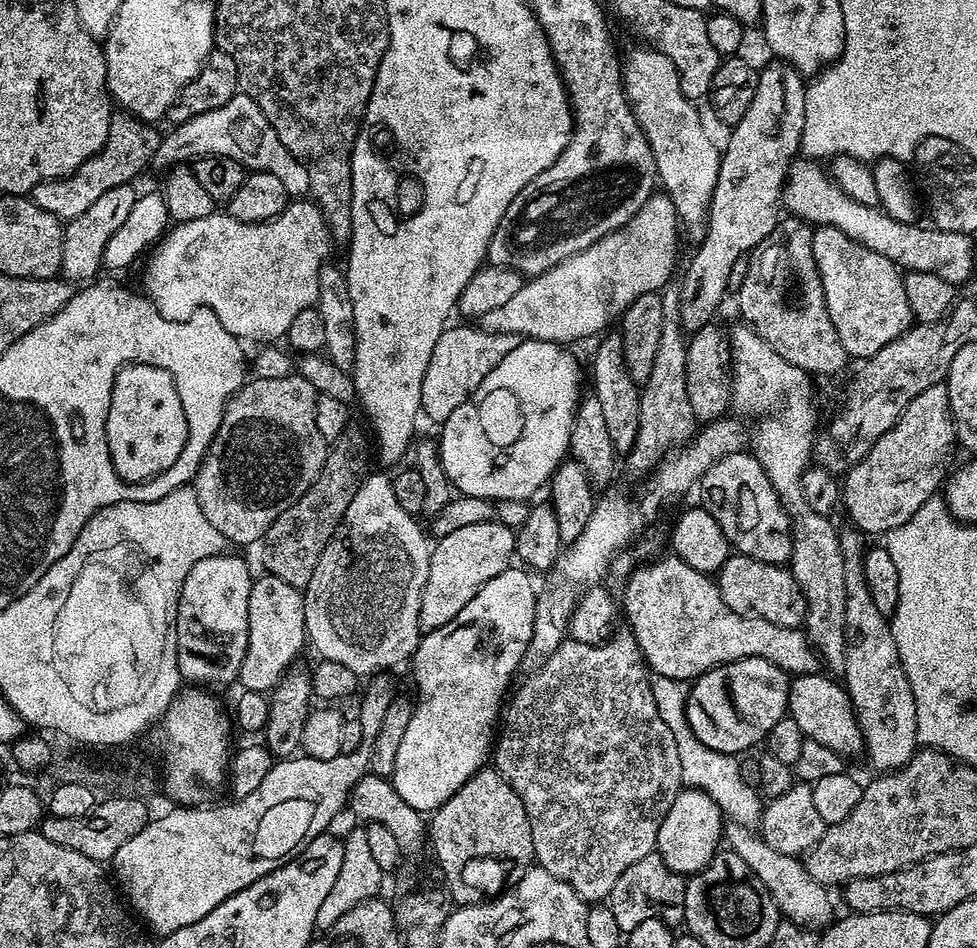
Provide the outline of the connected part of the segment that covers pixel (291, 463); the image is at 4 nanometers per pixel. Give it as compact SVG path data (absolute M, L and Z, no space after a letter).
M293 374L286 378L249 379L229 398L227 406L224 407L222 422L206 450L200 469L196 471L194 481L194 495L199 515L206 522L210 522L210 526L214 526L214 530L218 530L218 534L222 534L229 545L252 544L255 540L256 543L263 541L264 531L271 526L274 518L278 518L278 514L282 514L282 510L290 510L290 506L294 506L294 502L298 502L298 498L302 498L302 494L306 494L306 490L314 482L314 478L318 478L318 474L326 462L329 441L322 438L322 433L318 431L318 425L314 422L314 406L316 405L317 395L314 386L310 386L310 382L306 378Z

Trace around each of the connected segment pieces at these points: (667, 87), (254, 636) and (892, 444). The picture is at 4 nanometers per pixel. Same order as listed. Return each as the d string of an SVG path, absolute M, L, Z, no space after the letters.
M651 46L639 47L630 49L628 53L625 51L622 56L624 96L632 108L638 126L644 132L646 142L652 151L652 157L656 160L659 187L662 189L663 195L670 198L679 223L681 225L689 224L690 227L697 228L697 230L703 229L706 224L708 207L714 194L714 186L718 182L721 149L718 144L716 148L711 134L704 129L704 124L700 121L700 112L696 109L699 107L682 95L680 75L674 62L670 62L670 58L666 58L666 54L656 51Z
M259 575L250 590L249 640L239 671L239 687L245 692L271 693L284 673L297 663L296 655L303 648L306 648L306 633L301 589L290 586L274 575Z
M947 383L935 384L934 386L930 386L930 390L922 390L922 394L918 394L918 398L914 398L914 402L910 402L910 406L906 406L906 410L902 410L902 414L894 422L894 426L890 430L886 430L886 434L882 434L882 438L878 438L878 442L874 442L874 446L870 446L870 450L862 458L862 462L858 462L858 466L854 466L850 471L844 473L842 477L843 511L848 511L849 518L857 524L853 525L864 534L867 534L867 532L883 534L890 530L894 530L898 526L902 526L902 522L906 522L914 514L914 510L918 510L918 506L922 506L922 502L926 502L941 491L942 485L945 483L946 477L950 472L950 468L947 468L944 463L951 458L952 451L957 451L957 448L958 441L956 438L956 427L952 421Z

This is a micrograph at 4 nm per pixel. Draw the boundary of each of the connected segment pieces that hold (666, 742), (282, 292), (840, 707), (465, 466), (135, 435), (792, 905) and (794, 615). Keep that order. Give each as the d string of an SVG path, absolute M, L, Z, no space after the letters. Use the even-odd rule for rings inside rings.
M617 631L602 644L587 644L571 638L559 644L554 654L550 654L550 658L546 658L544 663L529 675L532 677L521 686L516 697L515 694L511 697L494 744L496 771L502 774L502 778L506 778L506 782L510 782L510 786L514 786L514 794L518 794L518 798L522 798L522 806L526 806L526 814L530 818L530 834L536 851L535 863L554 874L554 878L562 878L562 882L569 884L585 902L607 901L610 890L614 890L614 882L622 878L622 873L634 866L634 862L646 858L646 854L656 851L656 839L662 826L662 818L666 818L666 810L670 810L674 798L682 790L682 762L678 762L678 742L674 742L670 726L662 722L662 714L658 714L658 706L654 706L650 669L644 663L644 656L640 653L631 631L623 631Z
M296 198L285 206L282 214L278 214L274 220L260 220L257 224L247 224L241 220L236 220L223 211L217 210L211 212L206 218L198 218L194 222L186 222L185 224L176 224L151 249L150 255L147 257L148 265L144 268L144 288L149 300L153 306L160 311L162 318L167 320L188 320L200 308L208 308L218 318L218 322L222 322L222 326L226 326L226 330L230 330L230 334L234 334L236 339L241 342L249 342L253 340L256 346L268 346L273 342L280 342L287 337L290 330L290 322L294 322L294 318L298 318L298 314L302 314L302 310L313 307L318 298L318 274L320 267L329 259L328 251L334 248L334 241L326 230L326 222L322 218L322 214L318 210L318 206L308 198Z
M800 674L789 683L788 686L788 710L787 715L802 726L805 737L814 742L822 742L822 746L830 746L839 756L851 758L851 756L861 755L864 752L864 735L856 721L856 711L852 709L852 699L848 696L848 690L843 683L831 680L828 674Z
M521 339L520 344L514 346L514 350L510 350L510 354L506 354L506 358L502 358L502 362L498 362L498 366L494 366L494 370L490 370L490 374L486 374L486 378L482 378L482 386L478 386L478 390L474 390L474 394L470 394L470 398L466 398L466 402L462 402L462 406L458 406L458 410L454 410L454 414L450 414L450 418L446 418L439 425L440 465L446 474L446 478L452 483L453 489L459 495L473 496L474 498L482 498L493 502L528 499L528 501L531 501L533 499L531 496L543 484L545 487L551 481L557 466L569 455L570 426L574 426L574 414L580 404L582 395L582 389L580 389L580 364L568 352L571 351L565 345L555 344L549 340Z
M132 370L127 373L128 380L128 432L132 435L132 453L128 456L128 472L126 471L127 482L134 482L138 486L148 486L154 480L150 478L152 472L166 468L166 474L174 468L172 464L178 462L178 454L182 450L184 440L184 418L180 412L178 386L172 384L168 374L160 374L162 370ZM160 380L166 380L166 392L160 390Z
M731 822L725 823L722 840L727 851L738 854L738 858L742 858L742 862L746 862L750 870L761 880L785 921L798 924L801 928L820 930L833 919L832 900L828 897L829 889L814 882L814 878L810 878L810 874L797 857L778 854L774 846L766 846L763 836L757 831Z
M729 555L718 573L718 587L722 602L743 616L766 618L779 628L800 628L804 623L806 602L798 582L783 564L758 562L749 556Z

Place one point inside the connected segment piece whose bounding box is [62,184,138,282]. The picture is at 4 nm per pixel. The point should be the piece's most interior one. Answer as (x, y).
(85, 237)

